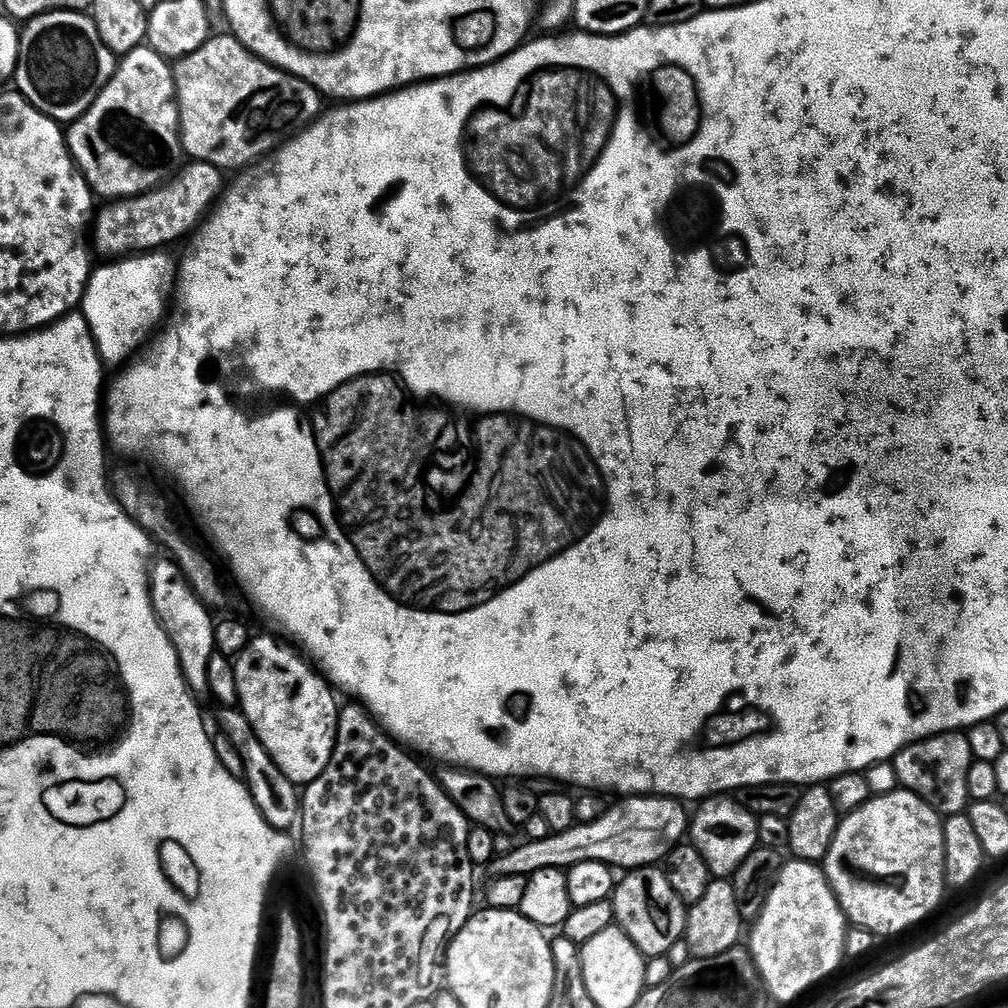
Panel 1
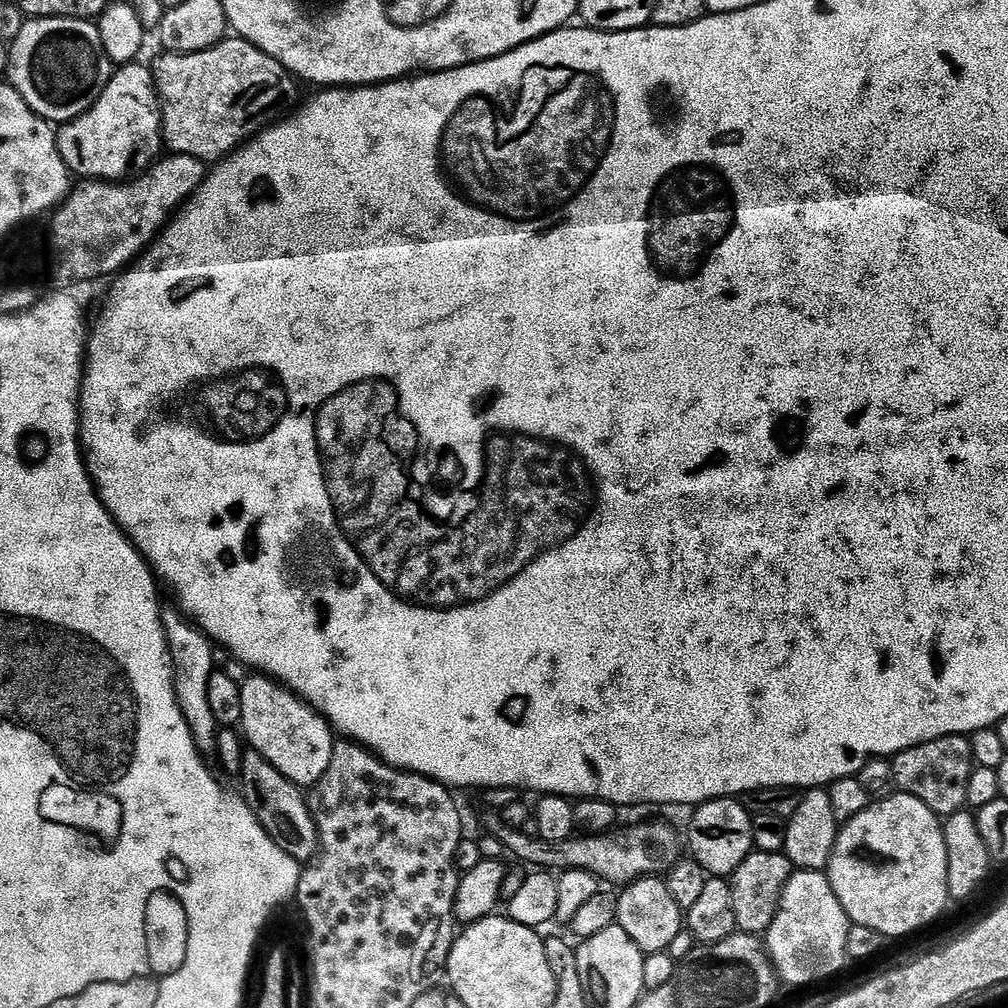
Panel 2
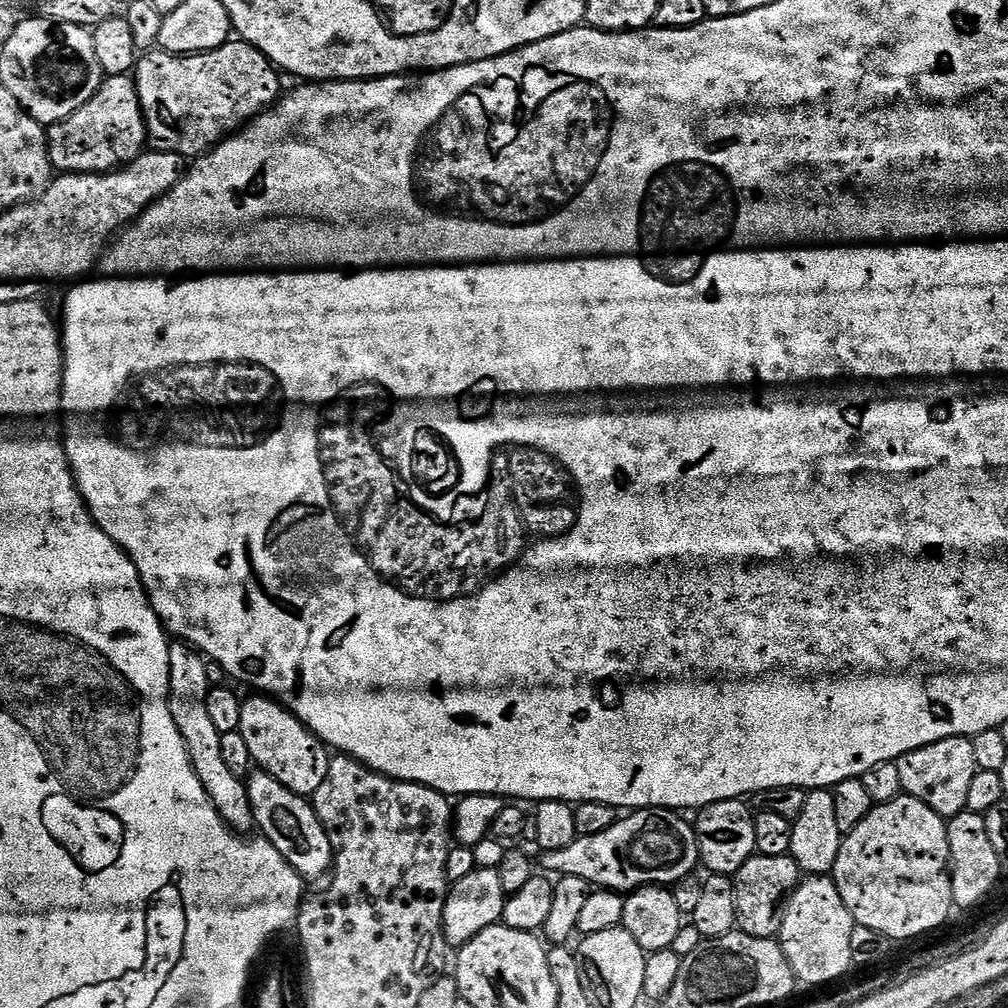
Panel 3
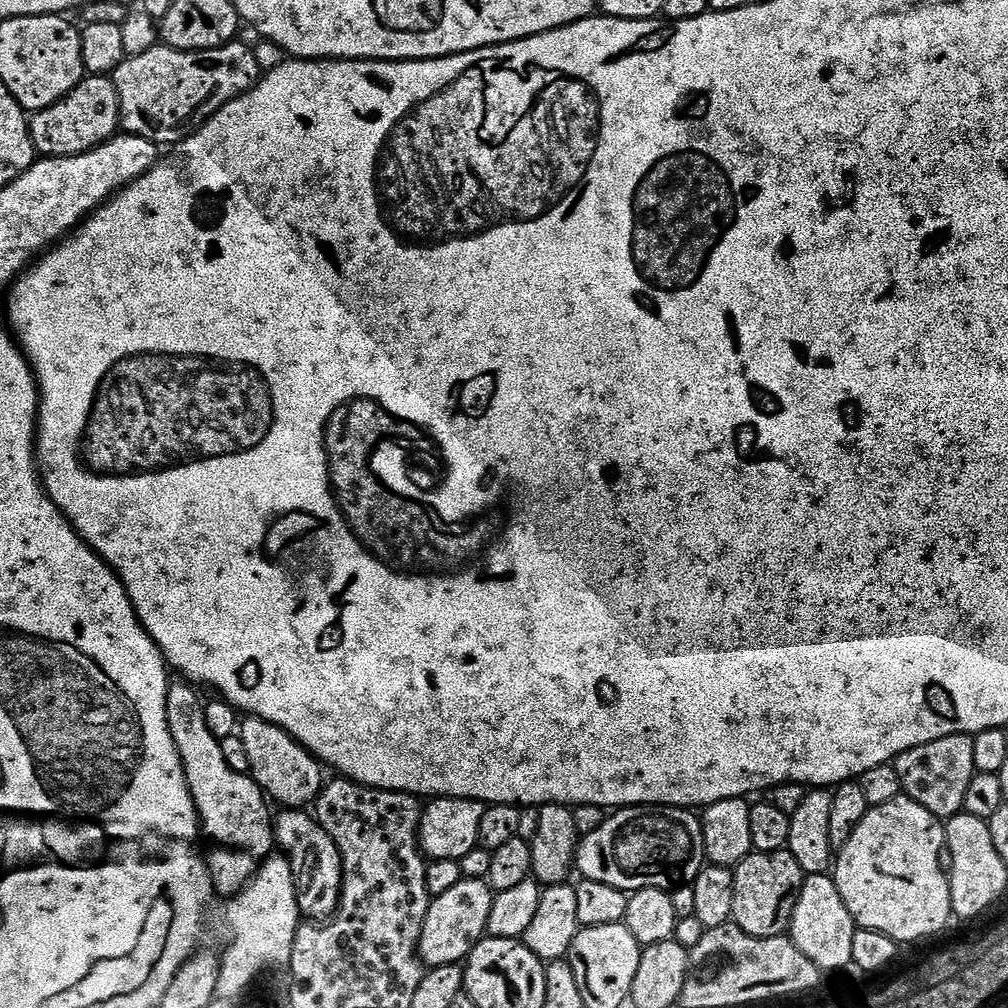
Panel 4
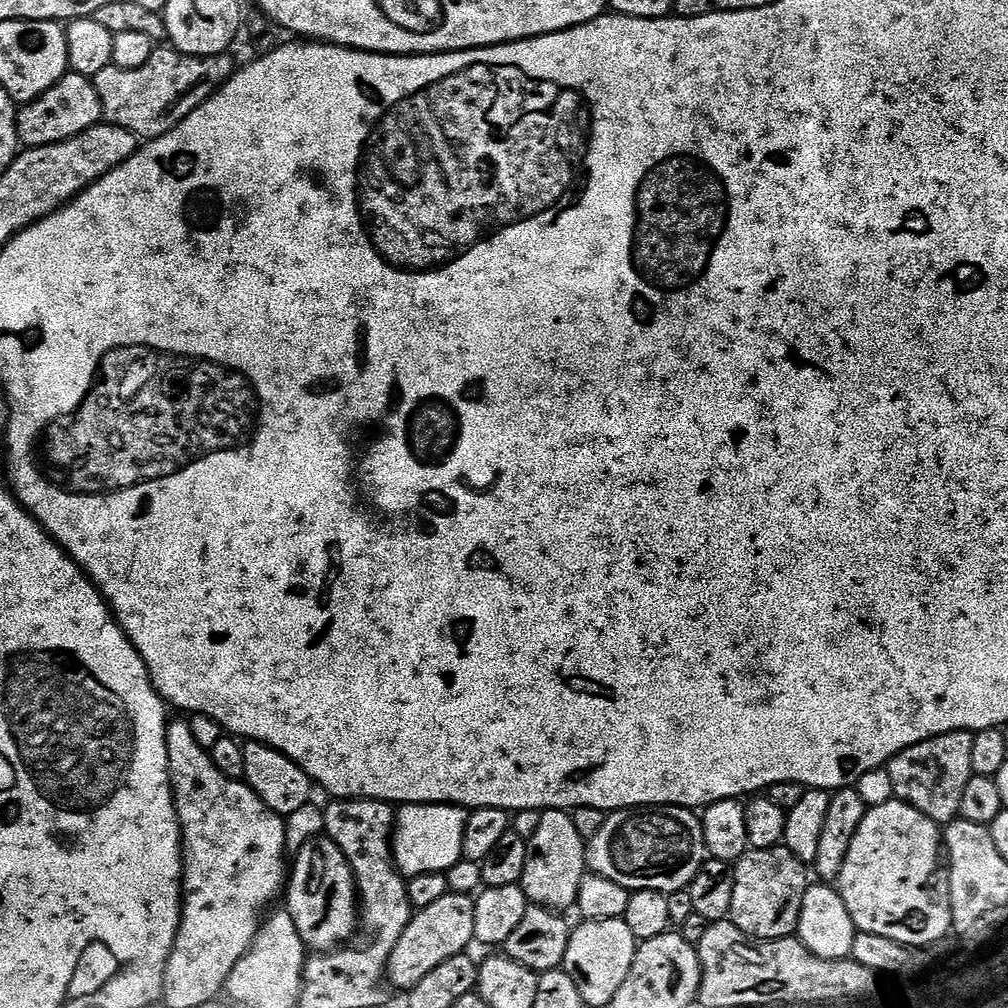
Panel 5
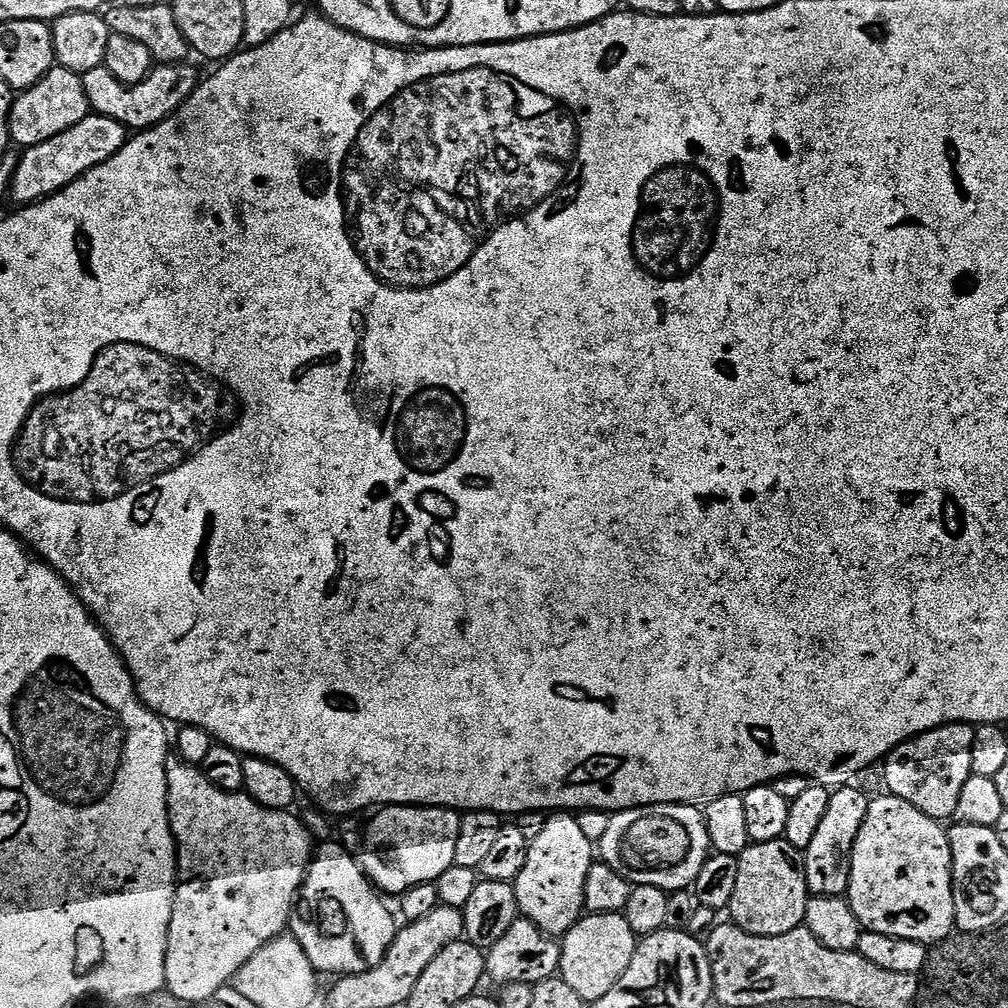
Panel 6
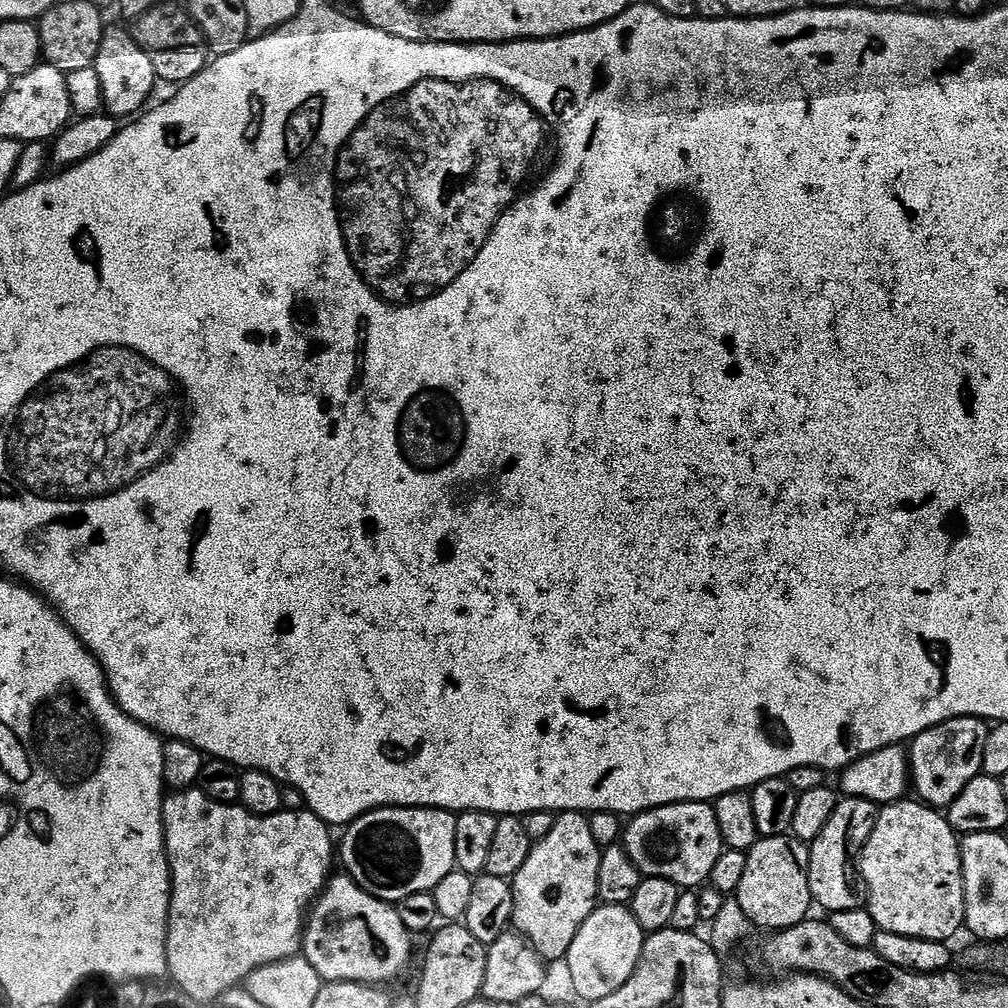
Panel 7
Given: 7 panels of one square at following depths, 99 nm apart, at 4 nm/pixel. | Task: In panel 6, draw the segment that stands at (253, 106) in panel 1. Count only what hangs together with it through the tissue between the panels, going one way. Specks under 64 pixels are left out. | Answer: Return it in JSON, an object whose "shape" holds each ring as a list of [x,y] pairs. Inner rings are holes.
{"shape":[[[191,63],[174,64],[171,66],[156,66],[149,72],[142,82],[137,84],[123,84],[110,74],[110,70],[103,66],[83,73],[84,86],[88,107],[95,115],[109,116],[120,120],[129,130],[143,130],[152,128],[162,122],[170,114],[174,114],[194,94],[197,84],[200,83],[201,73],[191,68]]]}

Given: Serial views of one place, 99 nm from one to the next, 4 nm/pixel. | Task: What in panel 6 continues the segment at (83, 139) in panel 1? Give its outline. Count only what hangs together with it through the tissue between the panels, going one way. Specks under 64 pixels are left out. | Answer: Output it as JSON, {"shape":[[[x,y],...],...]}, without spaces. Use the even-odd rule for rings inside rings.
{"shape":[[[57,66],[13,99],[8,115],[8,134],[13,145],[20,144],[21,149],[33,148],[38,142],[47,142],[62,134],[62,130],[70,130],[70,126],[78,126],[78,122],[89,114],[83,75]]]}

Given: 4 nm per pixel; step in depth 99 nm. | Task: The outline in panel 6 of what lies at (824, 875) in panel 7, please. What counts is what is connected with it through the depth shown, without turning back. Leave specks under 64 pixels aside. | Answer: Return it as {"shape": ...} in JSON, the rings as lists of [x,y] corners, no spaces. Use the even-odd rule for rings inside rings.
{"shape":[[[840,786],[832,792],[830,806],[826,806],[826,818],[822,818],[822,826],[818,826],[814,842],[810,842],[810,846],[803,853],[806,882],[812,896],[843,897],[847,893],[854,842],[862,830],[862,822],[866,822],[870,799],[869,793],[866,794],[856,787]]]}

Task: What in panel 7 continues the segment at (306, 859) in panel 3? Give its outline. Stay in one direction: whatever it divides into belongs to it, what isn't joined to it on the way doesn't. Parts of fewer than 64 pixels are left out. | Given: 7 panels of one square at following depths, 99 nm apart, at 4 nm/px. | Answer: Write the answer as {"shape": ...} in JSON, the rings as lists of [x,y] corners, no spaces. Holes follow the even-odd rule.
{"shape":[[[336,874],[324,885],[323,892],[316,897],[304,925],[304,942],[302,955],[314,966],[321,981],[354,982],[355,984],[387,985],[387,980],[400,976],[408,968],[412,960],[413,933],[402,926],[402,918],[398,918],[395,907],[387,900],[374,898],[366,890],[362,890],[347,874]]]}

